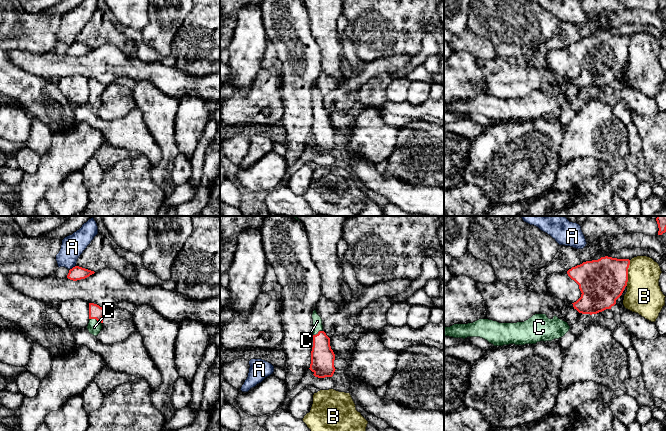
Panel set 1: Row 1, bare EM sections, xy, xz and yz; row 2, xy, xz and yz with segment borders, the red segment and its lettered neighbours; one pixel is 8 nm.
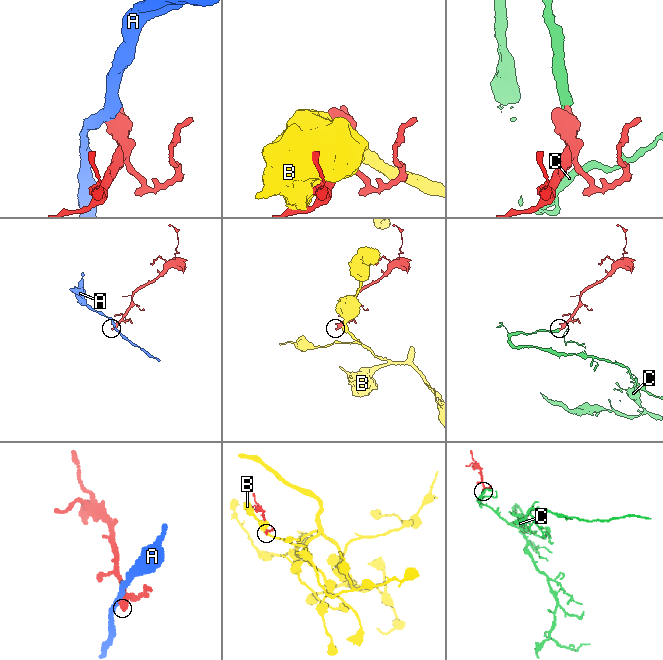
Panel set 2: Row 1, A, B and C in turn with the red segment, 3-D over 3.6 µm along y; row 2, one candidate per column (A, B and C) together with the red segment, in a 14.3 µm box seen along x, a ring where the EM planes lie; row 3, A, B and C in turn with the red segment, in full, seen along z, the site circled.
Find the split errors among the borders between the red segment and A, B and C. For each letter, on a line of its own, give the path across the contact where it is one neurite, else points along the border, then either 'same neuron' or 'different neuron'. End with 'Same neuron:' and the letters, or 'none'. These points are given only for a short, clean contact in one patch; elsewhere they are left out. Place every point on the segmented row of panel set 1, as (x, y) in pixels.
A: along xy (75, 265), (70, 269) | different neuron
B: different neuron
C: across xy (96, 312), (95, 318), (94, 327) | same neuron
Same neuron: C

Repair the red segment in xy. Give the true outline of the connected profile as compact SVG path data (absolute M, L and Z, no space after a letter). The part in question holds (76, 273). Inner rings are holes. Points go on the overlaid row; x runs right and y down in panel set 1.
M75 266L69 270L67 278L73 281L77 281L77 280L85 279L94 273L95 273L94 271L79 266Z

